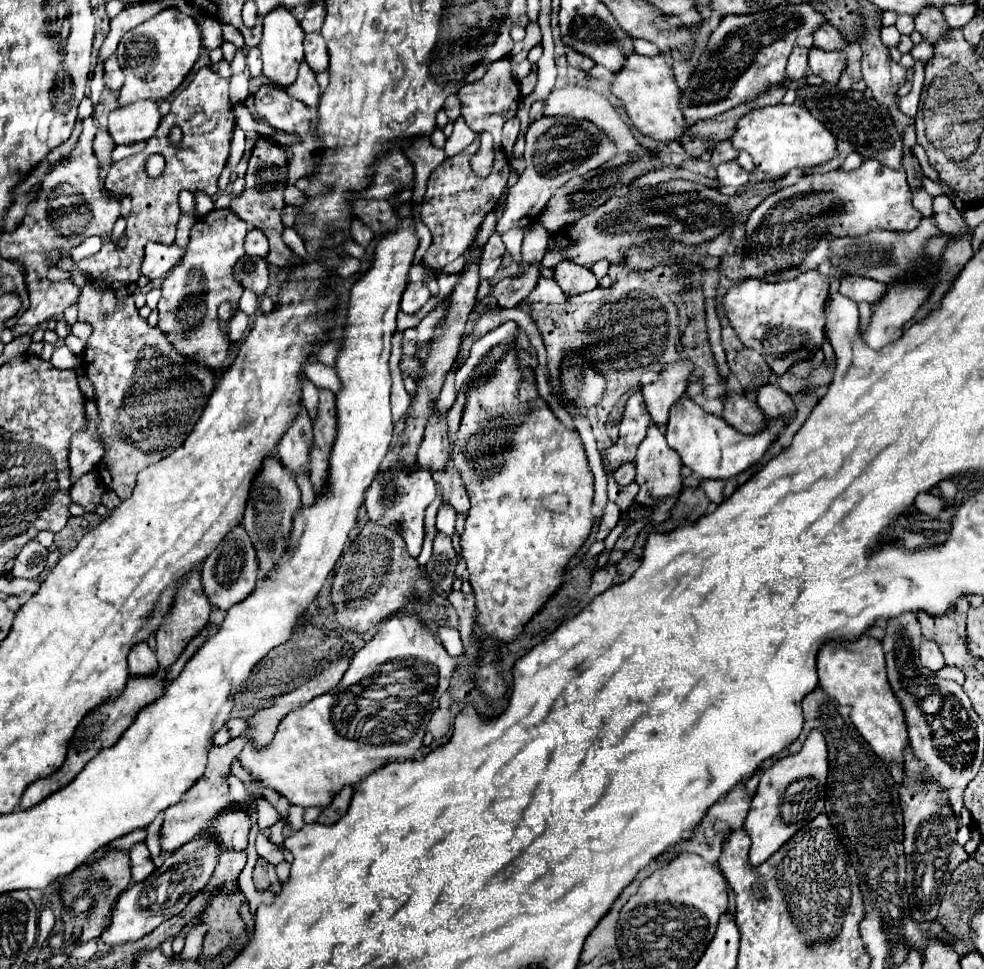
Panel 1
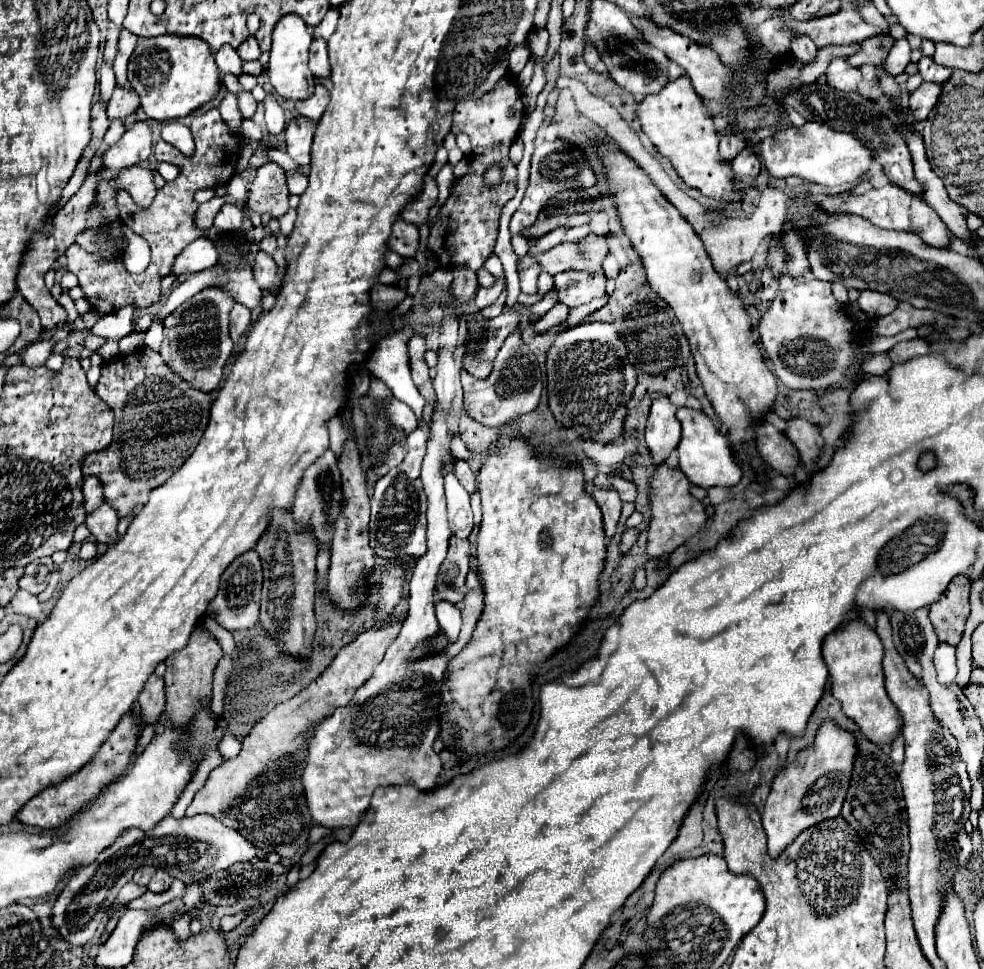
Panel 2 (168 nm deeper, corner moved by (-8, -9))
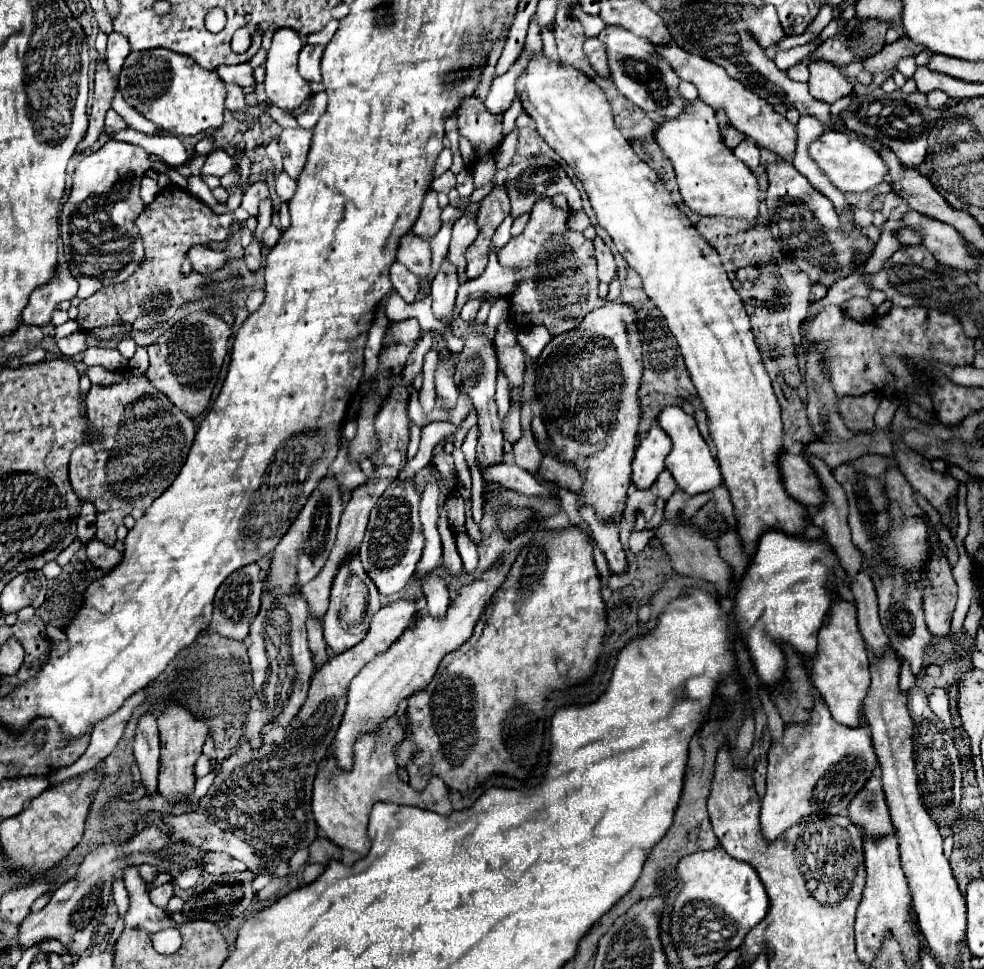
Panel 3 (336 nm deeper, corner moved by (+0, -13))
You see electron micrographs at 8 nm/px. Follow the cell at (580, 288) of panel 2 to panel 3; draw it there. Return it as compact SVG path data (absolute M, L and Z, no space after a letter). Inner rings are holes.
M552 200L536 202L530 212L530 222L526 230L518 238L512 238L498 252L498 260L502 262L502 266L518 270L520 286L516 294L508 298L510 318L512 322L516 322L518 328L544 324L552 334L562 334L564 330L578 326L580 320L590 310L594 310L598 302L599 280L593 241L578 232L570 232L566 228L566 220L568 212L554 208ZM546 278L552 278L554 286L542 284Z

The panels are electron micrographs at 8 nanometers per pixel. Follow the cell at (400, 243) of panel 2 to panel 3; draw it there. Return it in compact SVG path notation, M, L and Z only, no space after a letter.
M408 232L400 238L396 260L404 264L418 278L428 278L430 274L430 244L428 240Z

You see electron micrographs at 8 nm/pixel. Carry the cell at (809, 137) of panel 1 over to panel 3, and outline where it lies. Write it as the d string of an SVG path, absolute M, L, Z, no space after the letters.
M838 130L824 132L820 138L816 138L808 146L808 154L820 166L820 170L830 178L830 182L842 192L870 190L876 184L880 184L886 178L886 172L888 172L874 148L870 148L866 142L862 142L858 138L852 138L852 136L848 136L844 132L838 132Z

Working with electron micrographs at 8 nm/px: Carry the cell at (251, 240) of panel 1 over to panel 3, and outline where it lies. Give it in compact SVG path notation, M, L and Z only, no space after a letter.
M268 226L268 228L264 230L264 236L262 236L262 244L264 244L264 248L272 248L272 246L278 242L278 238L280 238L280 228L276 228L276 226Z

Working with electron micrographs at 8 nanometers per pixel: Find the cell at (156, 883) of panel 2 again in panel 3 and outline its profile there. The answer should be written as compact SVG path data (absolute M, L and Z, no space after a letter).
M162 884L162 886L156 886L156 888L152 888L150 890L150 900L156 904L156 906L160 906L160 908L164 908L166 904L168 904L168 900L174 896L174 892L172 892L174 888L172 888L172 884Z

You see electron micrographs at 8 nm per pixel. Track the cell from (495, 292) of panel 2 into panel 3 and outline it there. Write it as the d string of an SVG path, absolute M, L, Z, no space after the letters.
M468 300L468 302L464 304L462 312L460 312L460 318L462 318L462 320L474 320L476 314L478 314L478 310L480 310L480 300Z

